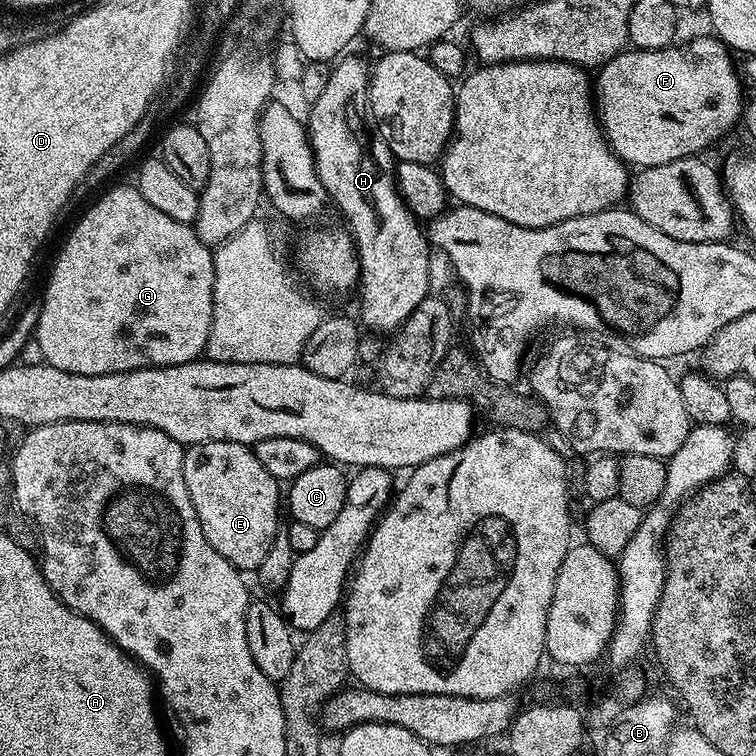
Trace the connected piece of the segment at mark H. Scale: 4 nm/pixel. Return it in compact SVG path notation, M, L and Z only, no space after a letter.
M345 55L343 58L335 61L332 73L330 74L330 82L326 82L326 90L322 90L322 98L311 101L310 108L312 108L312 113L309 114L308 120L306 116L308 140L312 144L312 156L316 159L318 178L322 182L324 189L328 191L329 201L331 201L335 207L337 204L337 206L340 207L341 214L348 219L349 225L347 224L347 227L350 229L350 235L356 246L356 257L360 259L358 293L360 292L361 317L359 316L359 319L362 321L365 329L373 328L376 332L395 333L405 322L407 322L410 316L414 314L414 310L417 306L419 306L419 304L430 294L430 288L428 288L428 252L430 253L430 241L426 235L425 229L422 227L421 221L417 220L410 209L404 205L404 199L400 197L399 192L396 190L396 174L394 171L394 157L392 151L388 149L384 140L379 138L373 138L373 140L371 140L371 138L368 137L368 128L370 132L370 109L368 107L369 61L364 61L360 56L347 56L348 55Z

